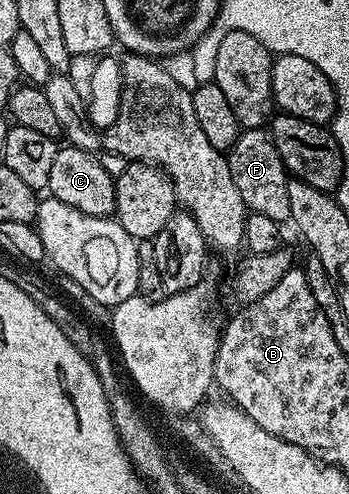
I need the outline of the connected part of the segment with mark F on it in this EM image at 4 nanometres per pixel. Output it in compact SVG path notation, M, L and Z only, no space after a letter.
M264 128L243 129L228 149L226 159L234 178L234 186L238 186L238 194L242 194L242 202L248 212L266 214L266 218L274 218L278 222L291 221L288 189L290 177L271 135Z

